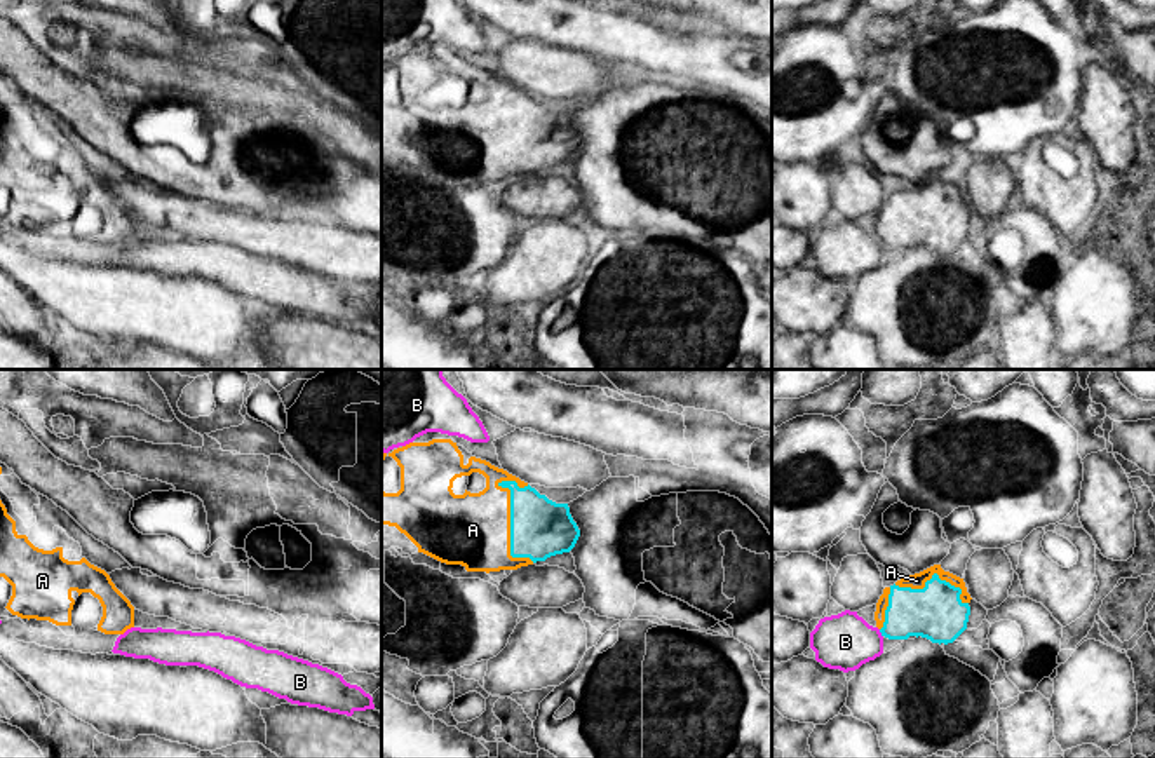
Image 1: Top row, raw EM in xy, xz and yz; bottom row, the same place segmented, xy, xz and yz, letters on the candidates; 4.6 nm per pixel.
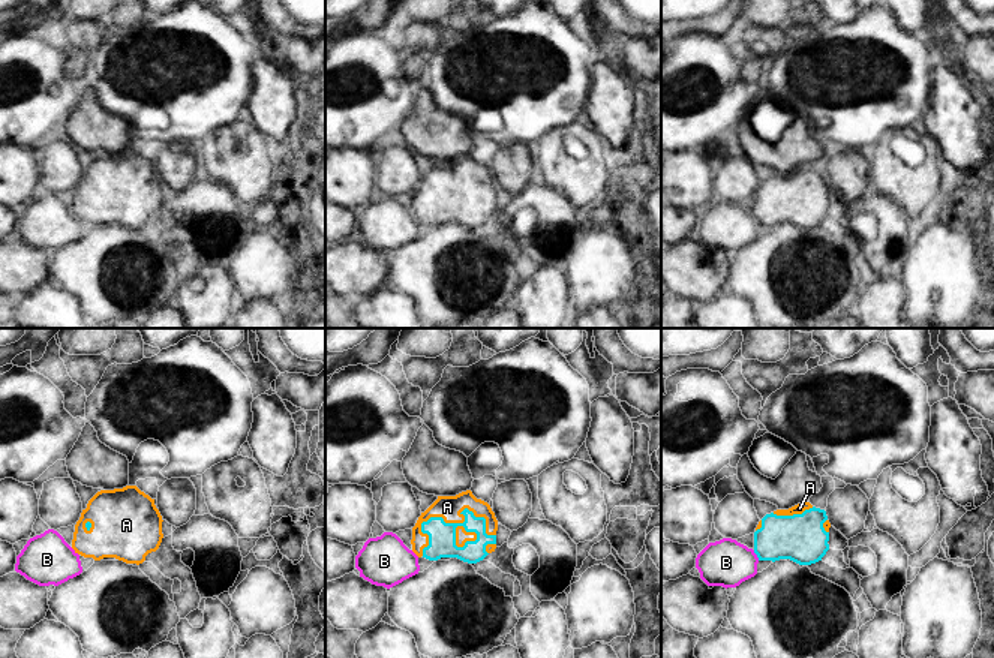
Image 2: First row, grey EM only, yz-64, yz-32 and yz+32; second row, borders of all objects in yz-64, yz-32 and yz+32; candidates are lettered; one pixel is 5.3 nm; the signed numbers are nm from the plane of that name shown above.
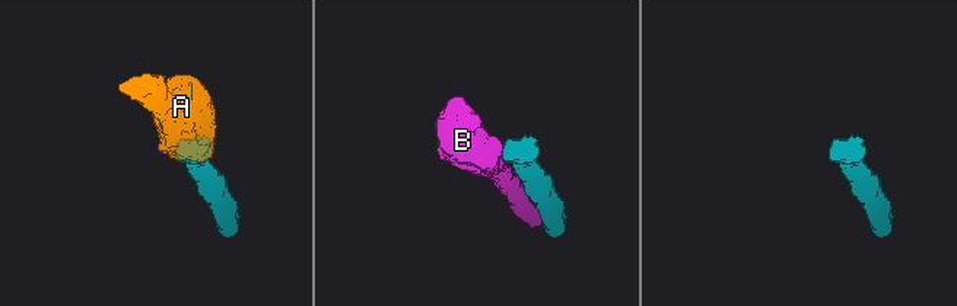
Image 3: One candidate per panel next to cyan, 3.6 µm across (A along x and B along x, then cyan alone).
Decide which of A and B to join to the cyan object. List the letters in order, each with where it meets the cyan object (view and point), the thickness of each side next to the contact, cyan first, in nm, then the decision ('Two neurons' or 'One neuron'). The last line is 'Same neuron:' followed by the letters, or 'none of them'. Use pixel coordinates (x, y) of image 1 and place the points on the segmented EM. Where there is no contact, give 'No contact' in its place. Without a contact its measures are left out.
A: Touches cyan at xz (511, 527). Thickness 280 nm (cyan) against 340 nm. One neuron
B: Touches cyan at yz (880, 631). Thickness 240 nm (cyan) against 260 nm. Two neurons
Same neuron: A

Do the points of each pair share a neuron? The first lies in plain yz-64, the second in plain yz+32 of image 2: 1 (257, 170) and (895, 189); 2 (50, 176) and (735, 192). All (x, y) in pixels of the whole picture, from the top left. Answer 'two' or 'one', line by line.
1: one
2: one

